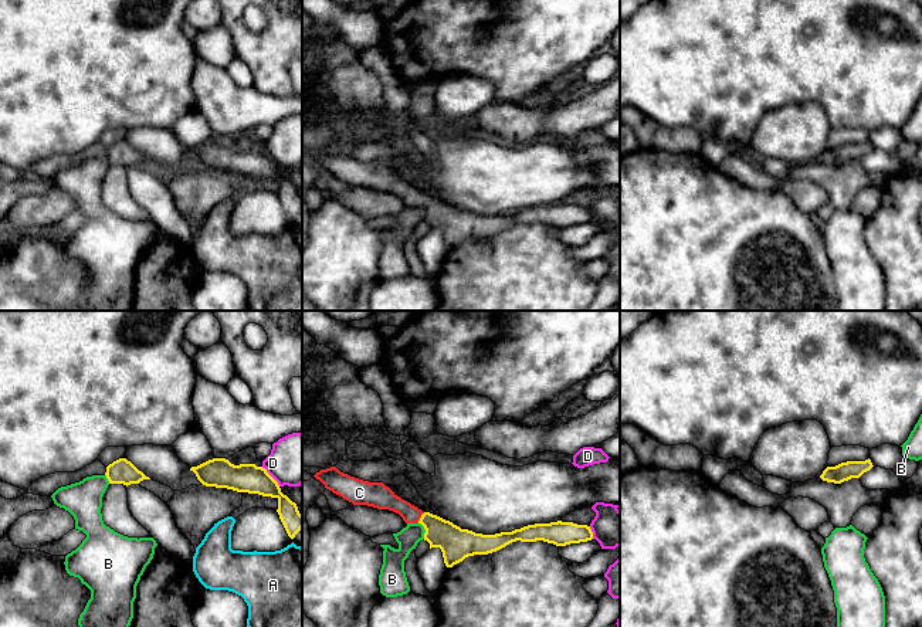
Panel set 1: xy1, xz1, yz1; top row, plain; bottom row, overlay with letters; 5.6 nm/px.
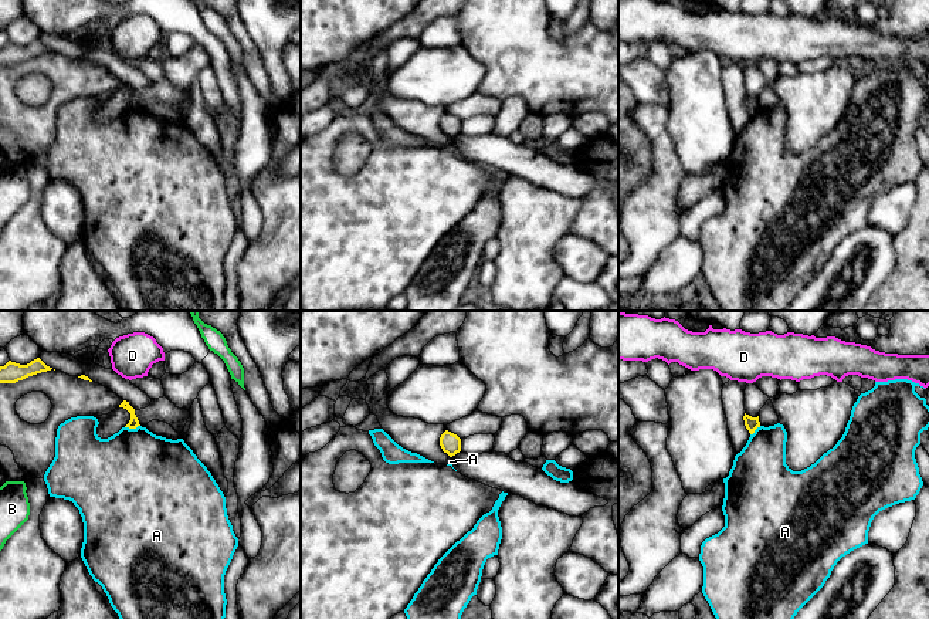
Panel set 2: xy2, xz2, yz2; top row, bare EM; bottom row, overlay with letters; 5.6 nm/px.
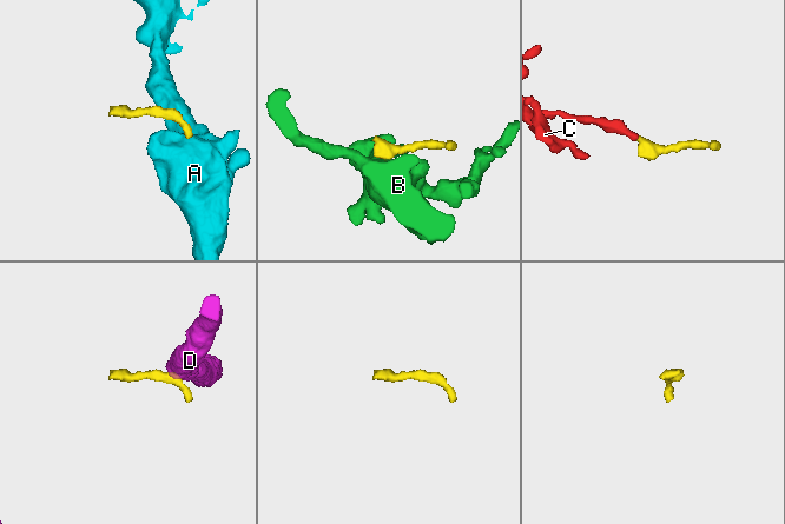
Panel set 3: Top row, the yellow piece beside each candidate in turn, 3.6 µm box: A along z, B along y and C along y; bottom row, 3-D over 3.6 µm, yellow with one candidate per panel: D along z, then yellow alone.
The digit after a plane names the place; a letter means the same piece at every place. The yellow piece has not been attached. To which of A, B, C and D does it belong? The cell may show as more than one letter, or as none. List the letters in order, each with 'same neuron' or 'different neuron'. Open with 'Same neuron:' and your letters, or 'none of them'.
Same neuron: C
A: different neuron
B: different neuron
C: same neuron
D: different neuron

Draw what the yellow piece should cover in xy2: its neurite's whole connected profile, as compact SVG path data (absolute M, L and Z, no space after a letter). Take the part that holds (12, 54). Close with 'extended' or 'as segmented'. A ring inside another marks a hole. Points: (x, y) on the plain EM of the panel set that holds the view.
M40 40L31 43L27 47L20 47L9 43L4 48L0 48L0 65L16 65L28 58L51 53Z; as segmented

